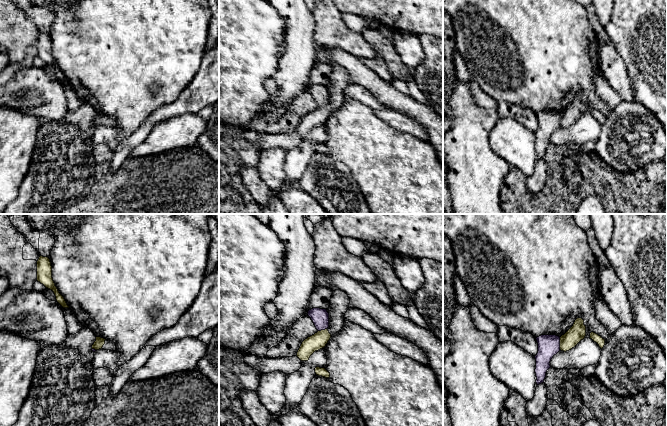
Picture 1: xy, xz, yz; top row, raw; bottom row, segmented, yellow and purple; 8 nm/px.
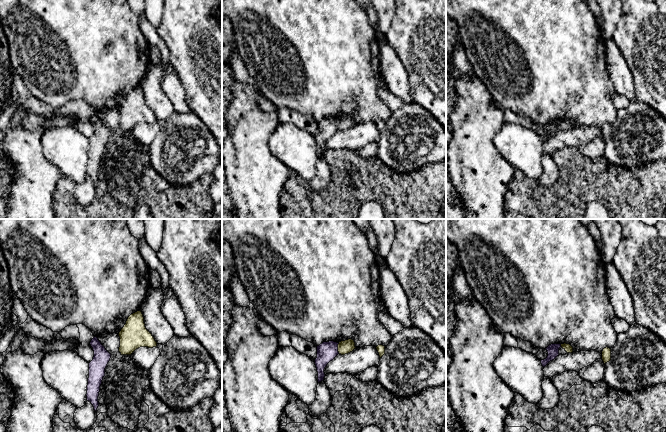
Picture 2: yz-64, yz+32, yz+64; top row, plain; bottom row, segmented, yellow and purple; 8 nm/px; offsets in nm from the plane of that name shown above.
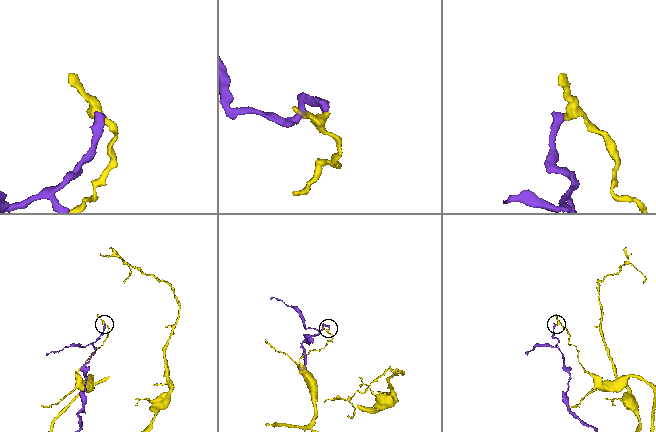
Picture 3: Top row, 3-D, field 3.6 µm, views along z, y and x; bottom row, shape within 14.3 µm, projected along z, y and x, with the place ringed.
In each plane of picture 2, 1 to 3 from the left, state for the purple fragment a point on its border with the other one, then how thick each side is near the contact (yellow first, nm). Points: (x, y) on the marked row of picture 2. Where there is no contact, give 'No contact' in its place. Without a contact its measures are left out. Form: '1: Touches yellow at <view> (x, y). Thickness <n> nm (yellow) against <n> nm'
1: No contact
2: Touches yellow at yz+32 (338, 348). Thickness 110 nm (yellow) against 160 nm
3: Touches yellow at yz+64 (561, 345). Thickness 70 nm (yellow) against 100 nm

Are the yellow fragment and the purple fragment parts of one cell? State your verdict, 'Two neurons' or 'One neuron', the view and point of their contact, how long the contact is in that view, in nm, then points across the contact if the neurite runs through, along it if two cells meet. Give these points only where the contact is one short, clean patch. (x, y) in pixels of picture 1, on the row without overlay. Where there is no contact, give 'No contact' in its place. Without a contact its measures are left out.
One neuron. Touches yellow at yz (560, 120). Shared border 110 nm

